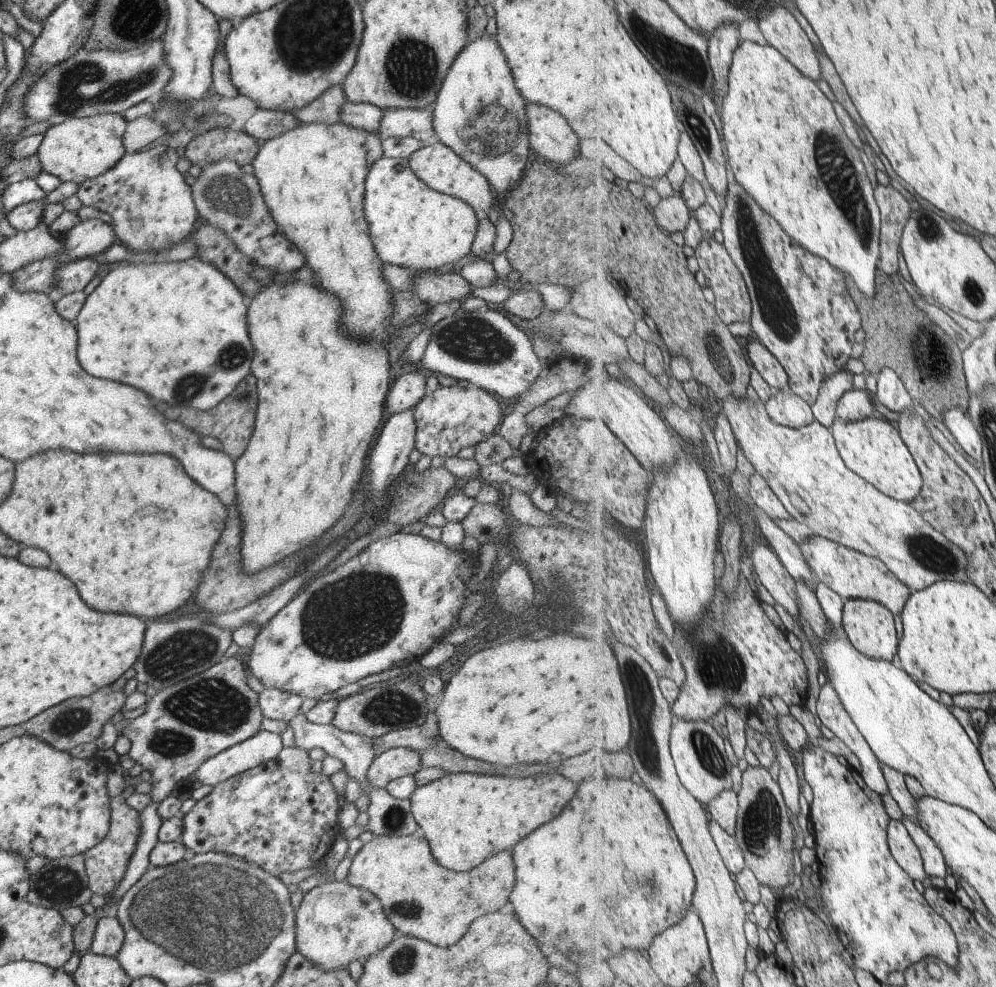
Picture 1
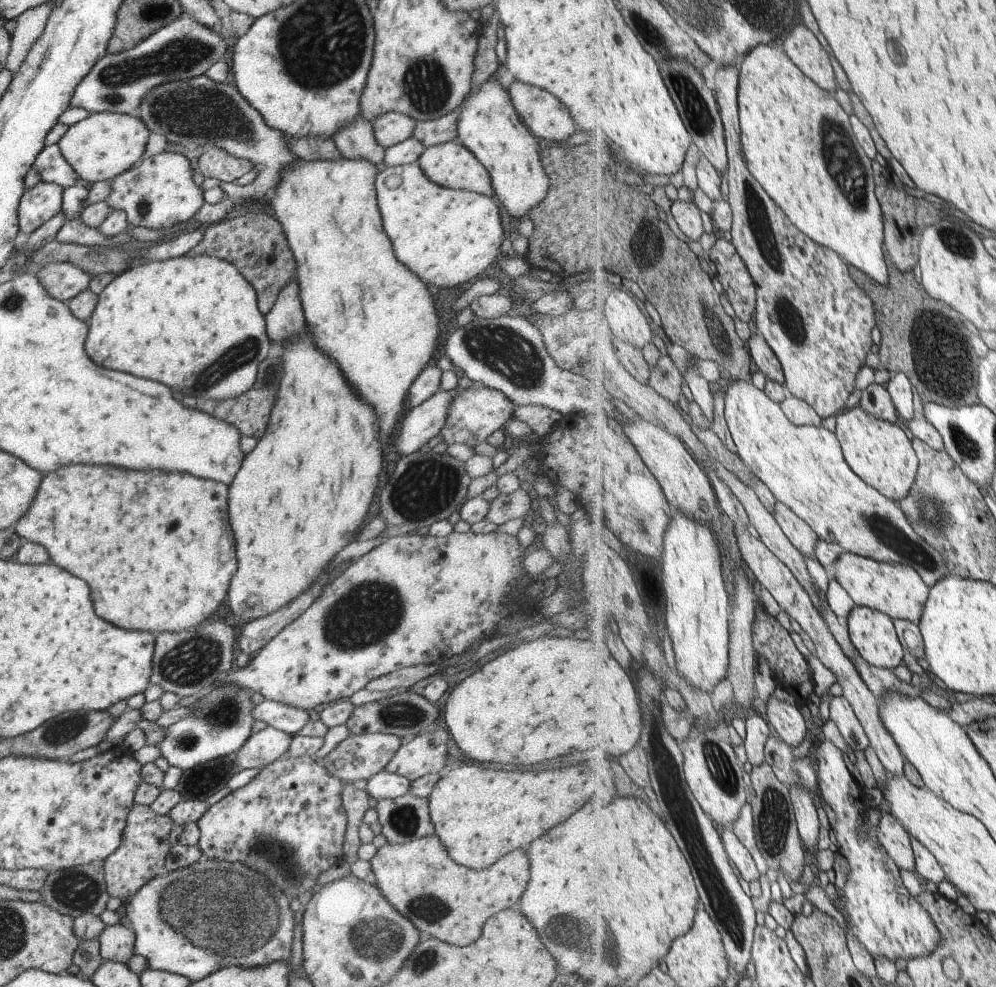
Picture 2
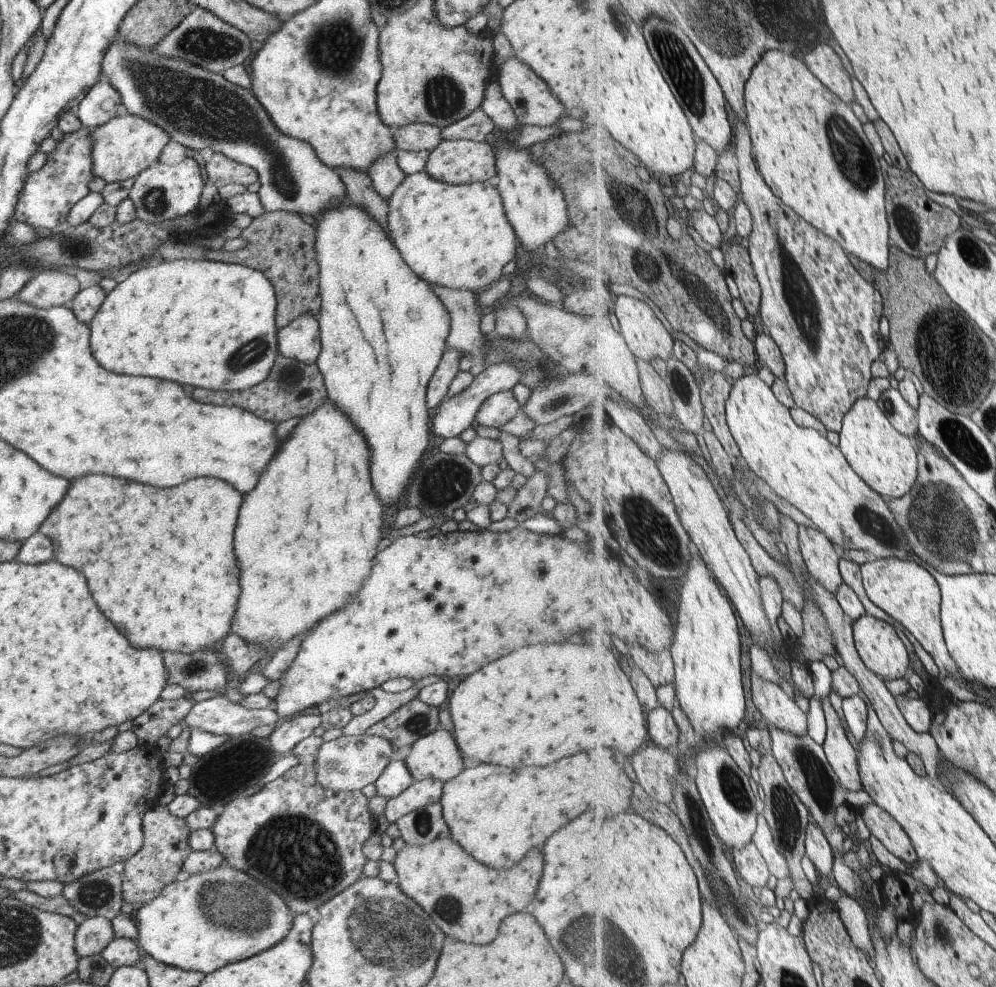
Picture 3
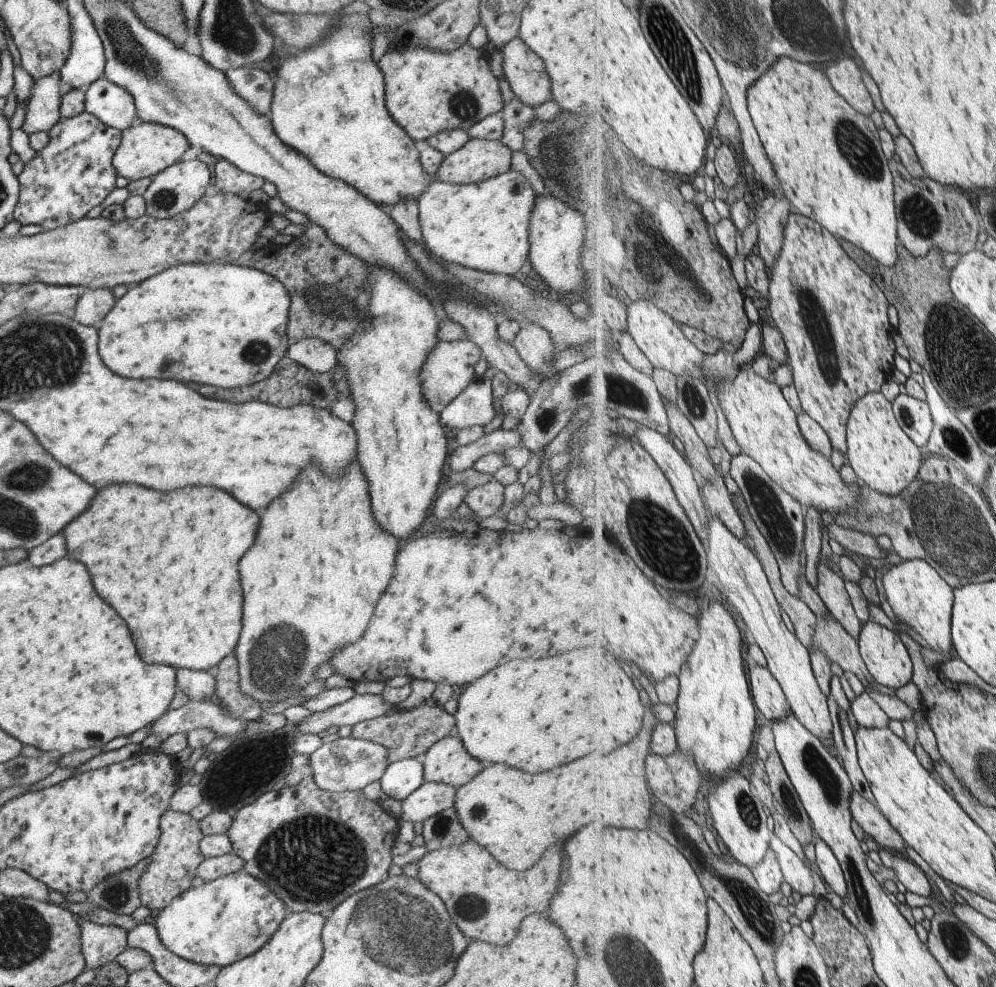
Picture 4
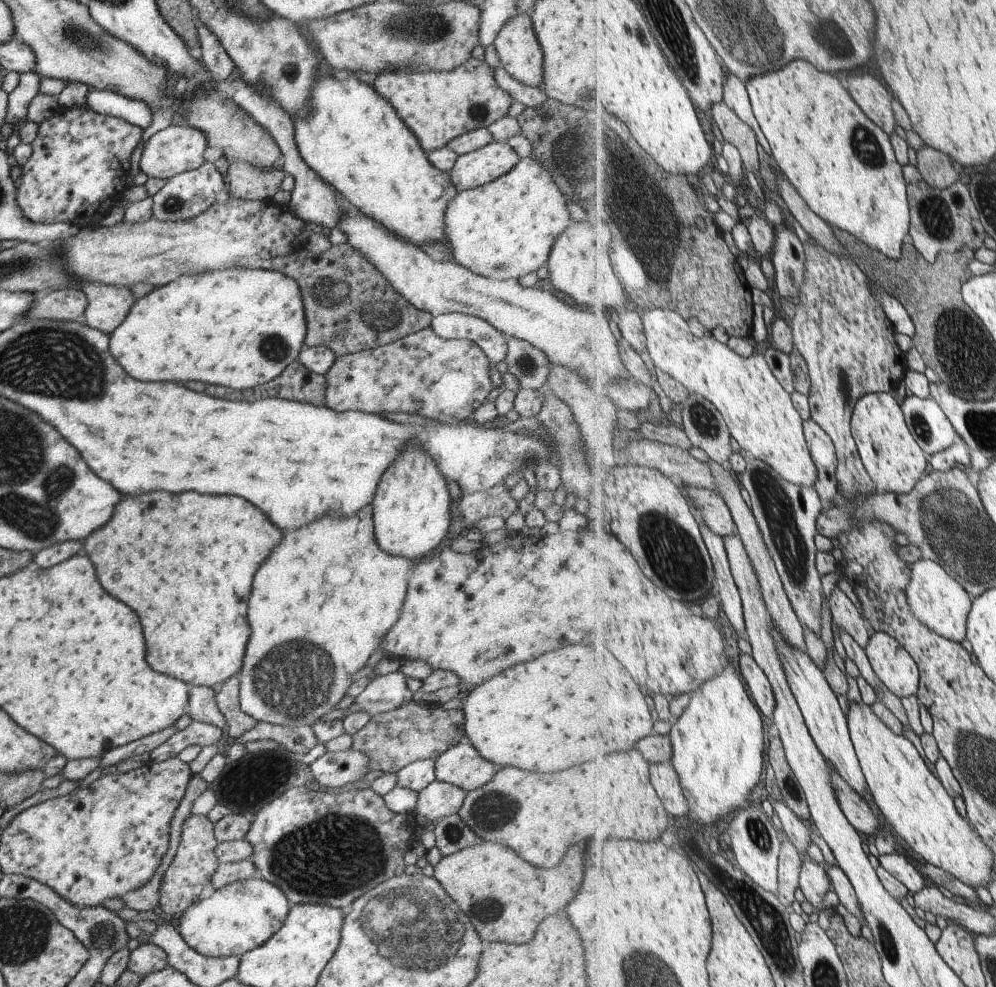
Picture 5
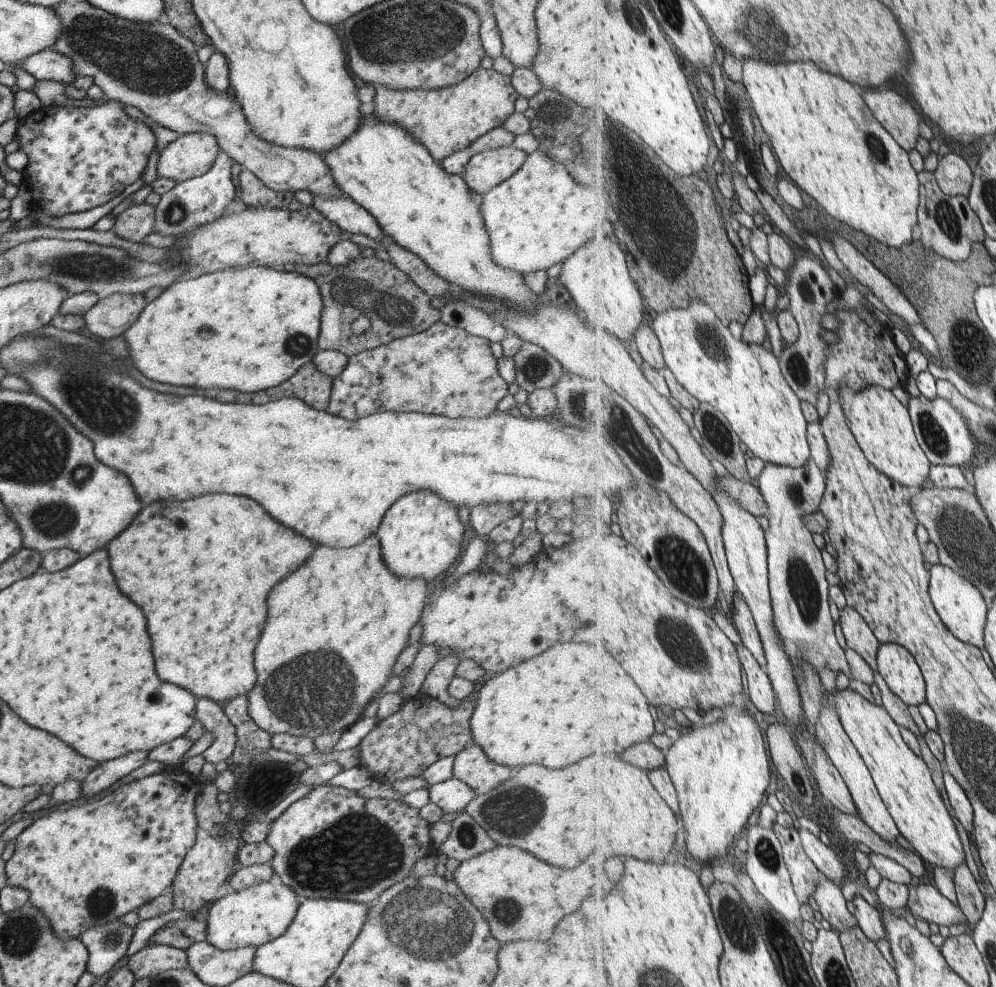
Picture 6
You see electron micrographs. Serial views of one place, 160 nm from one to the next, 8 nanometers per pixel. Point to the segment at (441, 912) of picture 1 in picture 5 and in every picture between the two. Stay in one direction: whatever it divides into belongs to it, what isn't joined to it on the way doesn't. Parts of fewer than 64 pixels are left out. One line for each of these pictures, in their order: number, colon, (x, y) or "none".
2: (418, 879)
3: (467, 900)
4: (487, 901)
5: (504, 898)

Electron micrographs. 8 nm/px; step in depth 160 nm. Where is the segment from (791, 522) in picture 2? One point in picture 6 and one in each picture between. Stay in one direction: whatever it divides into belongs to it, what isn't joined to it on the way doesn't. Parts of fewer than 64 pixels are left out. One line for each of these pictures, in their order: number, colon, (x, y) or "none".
3: (820, 555)
4: (832, 588)
5: (845, 614)
6: (858, 634)

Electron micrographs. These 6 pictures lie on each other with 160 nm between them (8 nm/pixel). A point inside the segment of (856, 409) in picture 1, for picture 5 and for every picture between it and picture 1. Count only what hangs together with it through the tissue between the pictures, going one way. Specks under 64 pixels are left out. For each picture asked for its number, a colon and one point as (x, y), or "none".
2: (875, 399)
3: (901, 412)
4: (915, 415)
5: (934, 431)

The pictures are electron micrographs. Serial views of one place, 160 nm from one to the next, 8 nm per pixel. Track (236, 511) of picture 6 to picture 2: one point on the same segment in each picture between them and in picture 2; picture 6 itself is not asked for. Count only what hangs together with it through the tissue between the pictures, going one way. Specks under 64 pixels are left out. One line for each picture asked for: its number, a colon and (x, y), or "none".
2: (157, 550)
3: (159, 562)
4: (166, 562)
5: (184, 562)

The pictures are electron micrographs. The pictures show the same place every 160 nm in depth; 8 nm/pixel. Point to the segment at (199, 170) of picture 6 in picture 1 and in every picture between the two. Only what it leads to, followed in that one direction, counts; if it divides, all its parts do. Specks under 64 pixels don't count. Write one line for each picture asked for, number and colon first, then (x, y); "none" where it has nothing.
1: (79, 148)
2: (104, 144)
3: (124, 146)
4: (145, 149)
5: (178, 148)

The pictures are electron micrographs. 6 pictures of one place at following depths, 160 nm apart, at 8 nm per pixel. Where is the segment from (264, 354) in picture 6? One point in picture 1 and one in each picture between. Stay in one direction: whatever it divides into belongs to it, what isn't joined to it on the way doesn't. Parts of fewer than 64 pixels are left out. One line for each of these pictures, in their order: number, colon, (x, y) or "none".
1: (176, 329)
2: (193, 324)
3: (184, 320)
4: (222, 324)
5: (238, 328)

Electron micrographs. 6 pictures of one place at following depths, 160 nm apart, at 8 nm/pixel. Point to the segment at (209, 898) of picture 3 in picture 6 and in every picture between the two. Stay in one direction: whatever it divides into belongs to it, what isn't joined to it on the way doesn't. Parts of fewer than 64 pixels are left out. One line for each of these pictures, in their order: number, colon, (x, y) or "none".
4: (215, 923)
5: (233, 920)
6: (260, 913)

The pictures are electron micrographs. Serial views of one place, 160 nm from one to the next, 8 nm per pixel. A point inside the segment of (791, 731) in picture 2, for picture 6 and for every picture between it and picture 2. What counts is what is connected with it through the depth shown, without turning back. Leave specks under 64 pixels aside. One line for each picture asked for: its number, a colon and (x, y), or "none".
3: (779, 710)
4: (771, 701)
5: (761, 690)
6: (761, 692)

